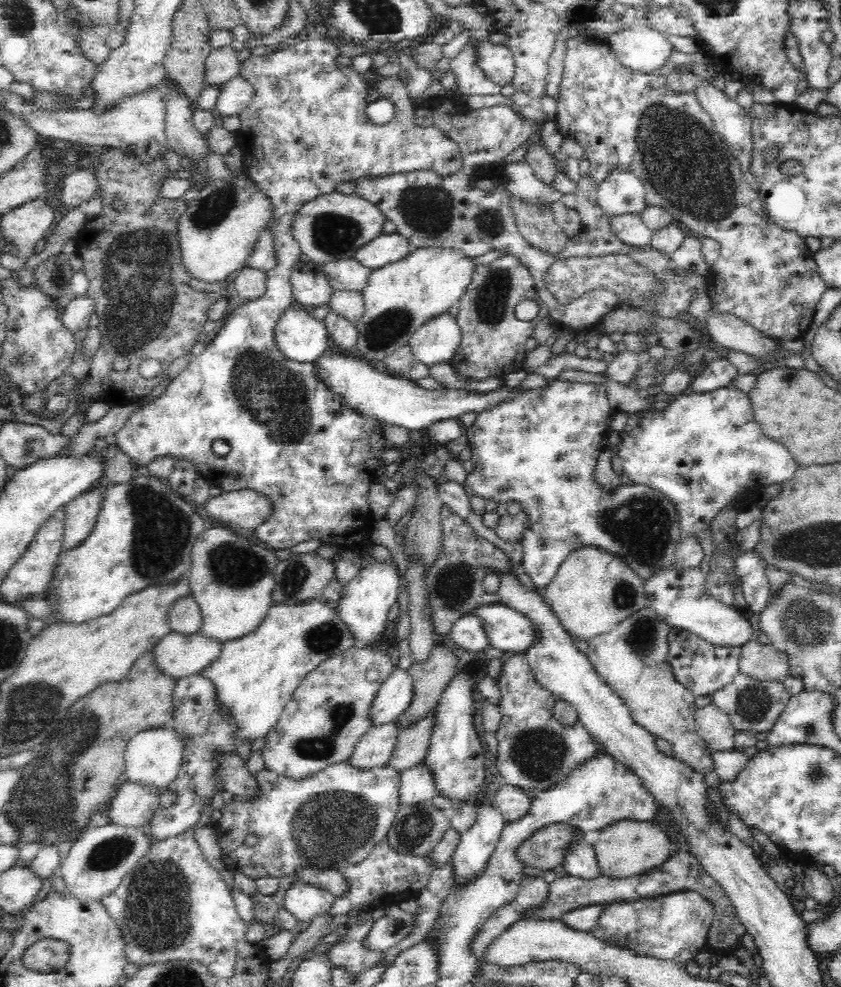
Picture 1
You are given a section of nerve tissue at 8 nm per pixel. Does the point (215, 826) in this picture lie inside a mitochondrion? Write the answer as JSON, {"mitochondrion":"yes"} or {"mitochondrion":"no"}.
{"mitochondrion":"no"}

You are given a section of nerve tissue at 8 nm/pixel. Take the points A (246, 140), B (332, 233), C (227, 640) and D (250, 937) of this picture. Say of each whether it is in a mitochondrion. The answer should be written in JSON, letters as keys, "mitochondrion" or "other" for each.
{"A":"other","B":"mitochondrion","C":"other","D":"other"}

